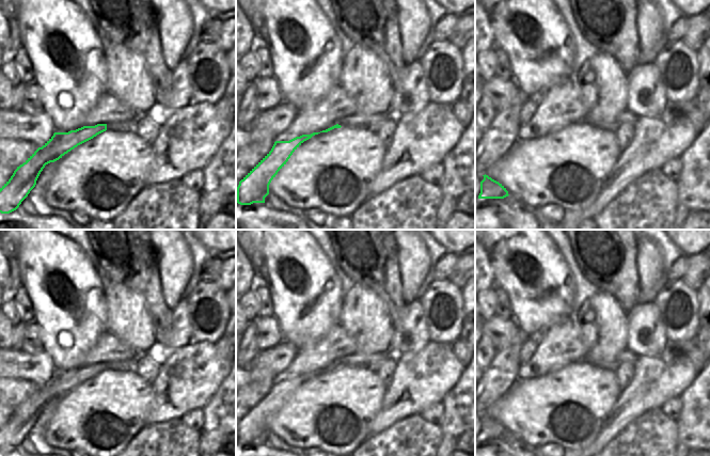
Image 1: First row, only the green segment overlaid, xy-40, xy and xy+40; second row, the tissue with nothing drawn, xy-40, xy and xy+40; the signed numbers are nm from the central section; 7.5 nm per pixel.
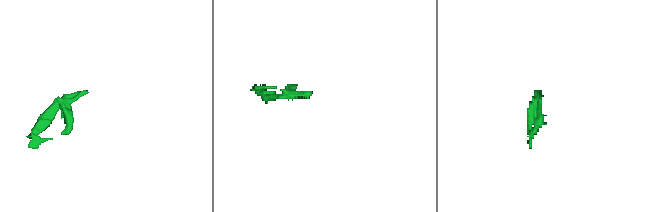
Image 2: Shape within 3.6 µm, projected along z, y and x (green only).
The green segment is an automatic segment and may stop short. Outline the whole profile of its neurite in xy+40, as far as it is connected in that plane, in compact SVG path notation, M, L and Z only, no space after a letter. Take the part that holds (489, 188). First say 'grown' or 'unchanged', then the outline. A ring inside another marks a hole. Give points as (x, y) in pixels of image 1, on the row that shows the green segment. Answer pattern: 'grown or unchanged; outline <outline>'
unchanged; outline M486 174L483 176L484 179L480 182L480 193L478 199L504 199L509 195L502 184Z

